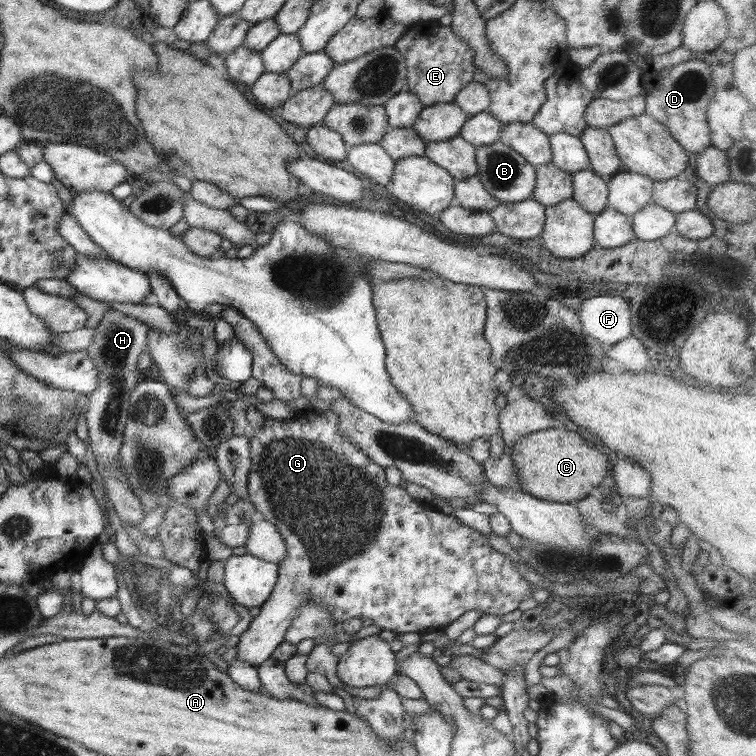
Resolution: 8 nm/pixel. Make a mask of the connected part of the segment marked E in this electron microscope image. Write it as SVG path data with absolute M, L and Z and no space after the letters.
M437 20L419 21L401 33L401 36L395 41L393 46L403 57L406 66L406 84L405 90L414 94L418 101L424 106L433 106L434 104L453 103L455 95L467 84L470 83L475 71L472 65L472 50L466 46L465 42L459 40L449 26L440 25Z

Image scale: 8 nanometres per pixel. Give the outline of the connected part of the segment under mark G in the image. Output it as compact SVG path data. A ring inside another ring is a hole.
M330 410L323 411L321 418L319 418L319 413L308 413L307 418L299 418L299 420L278 421L265 416L261 428L254 429L248 438L250 465L247 475L248 496L246 500L254 506L255 511L261 514L263 520L270 522L277 529L283 539L286 553L277 564L278 575L271 594L269 594L265 602L262 602L257 616L250 620L246 629L238 636L235 659L254 667L258 667L263 661L269 659L271 652L284 641L285 631L294 621L294 616L297 616L298 610L302 607L302 602L306 602L306 600L314 602L317 606L324 606L328 616L335 623L342 623L349 618L368 618L372 620L372 624L379 626L381 630L391 630L396 634L403 634L403 632L421 634L423 631L437 628L437 626L445 628L453 620L457 620L461 614L465 614L467 610L479 610L482 614L502 616L517 609L519 602L532 598L533 585L519 575L517 568L506 555L497 553L489 547L487 535L478 533L476 530L461 524L458 517L454 517L452 514L419 510L419 508L415 510L411 497L407 495L406 491L399 488L399 486L388 485L385 481L383 468L371 462L361 450L348 441L348 438L341 436L337 432L337 417Z

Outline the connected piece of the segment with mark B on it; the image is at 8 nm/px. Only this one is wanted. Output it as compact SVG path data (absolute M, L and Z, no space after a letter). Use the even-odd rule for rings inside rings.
M498 140L487 146L475 147L476 176L487 194L499 203L517 203L532 197L535 186L535 169L522 156Z

